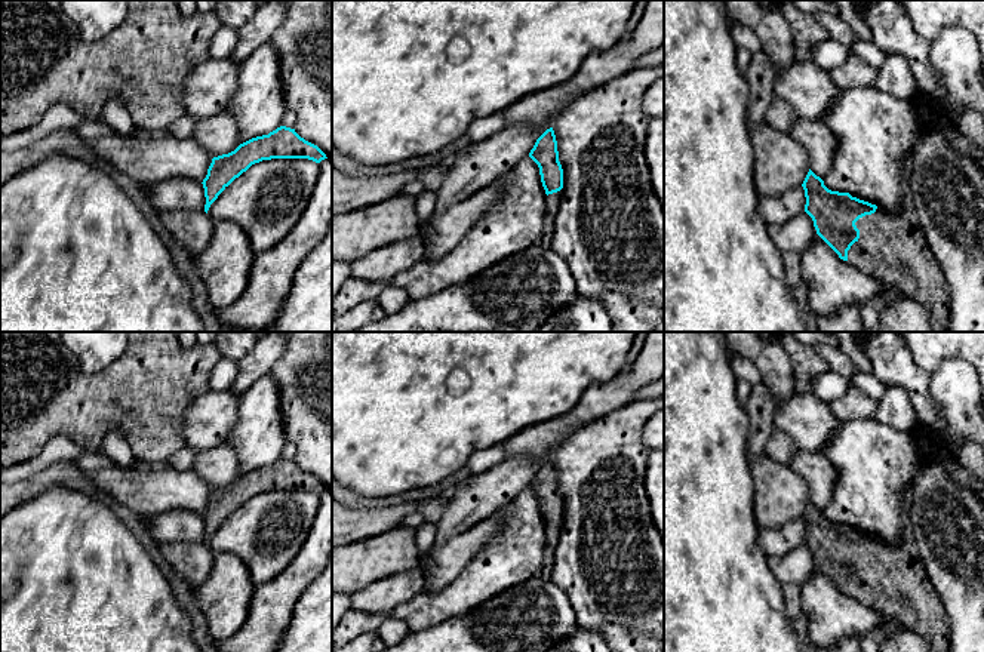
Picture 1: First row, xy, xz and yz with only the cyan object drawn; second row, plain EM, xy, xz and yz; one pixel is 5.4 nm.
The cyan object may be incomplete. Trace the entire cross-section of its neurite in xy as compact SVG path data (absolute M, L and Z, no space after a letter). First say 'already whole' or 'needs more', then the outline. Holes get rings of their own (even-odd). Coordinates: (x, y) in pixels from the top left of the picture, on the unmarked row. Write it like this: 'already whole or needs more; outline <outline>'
already whole; outline M280 458L268 467L252 470L234 483L212 490L203 511L205 544L218 528L252 496L271 490L308 490L316 495L328 490L314 476L301 470L295 461Z

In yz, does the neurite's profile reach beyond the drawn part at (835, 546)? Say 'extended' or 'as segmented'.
extended

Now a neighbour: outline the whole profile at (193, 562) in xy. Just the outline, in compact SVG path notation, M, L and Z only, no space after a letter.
M181 541L159 544L159 548L191 591L202 585L213 569L215 554L206 544Z

